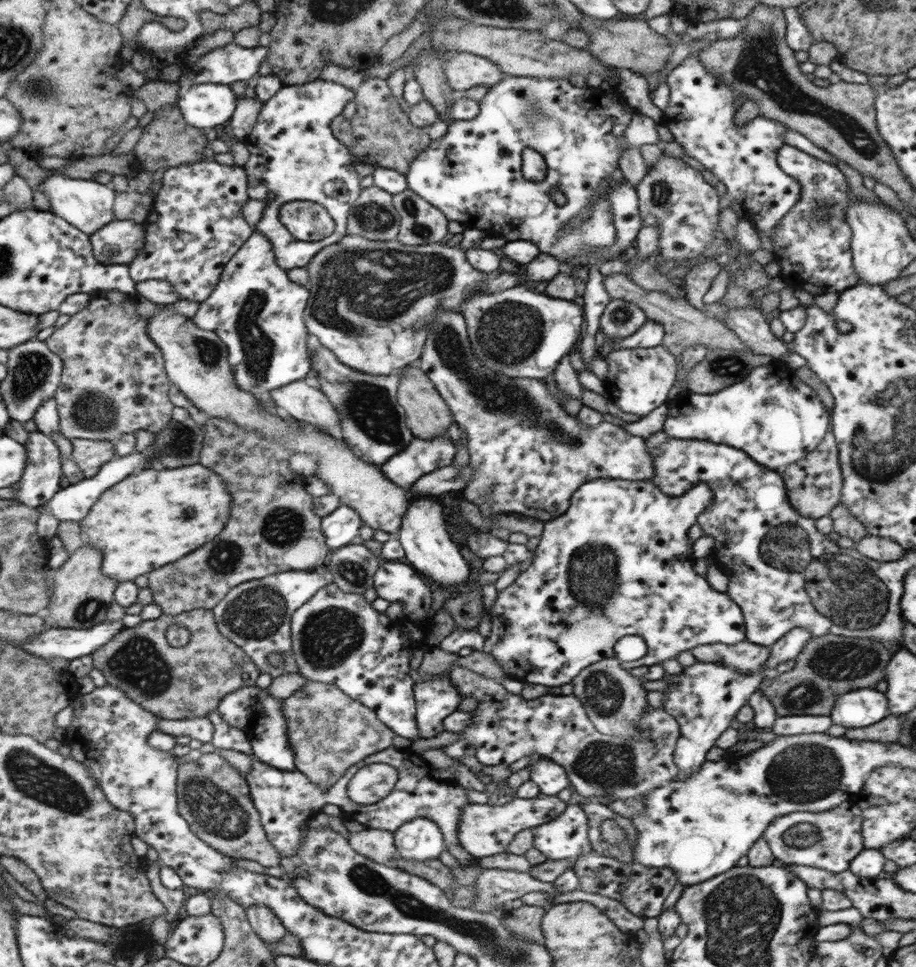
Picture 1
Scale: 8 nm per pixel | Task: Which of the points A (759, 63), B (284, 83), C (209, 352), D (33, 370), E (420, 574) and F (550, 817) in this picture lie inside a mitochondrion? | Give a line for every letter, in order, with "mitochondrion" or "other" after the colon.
A: mitochondrion
B: other
C: mitochondrion
D: mitochondrion
E: other
F: other

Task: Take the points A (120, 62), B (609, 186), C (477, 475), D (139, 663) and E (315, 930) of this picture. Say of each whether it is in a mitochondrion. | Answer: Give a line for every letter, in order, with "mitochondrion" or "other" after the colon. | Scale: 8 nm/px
A: other
B: other
C: other
D: mitochondrion
E: other

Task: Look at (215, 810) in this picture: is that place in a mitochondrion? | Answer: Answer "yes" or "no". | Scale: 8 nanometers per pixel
yes

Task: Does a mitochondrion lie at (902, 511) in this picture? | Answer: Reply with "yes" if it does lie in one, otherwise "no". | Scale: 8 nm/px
no

